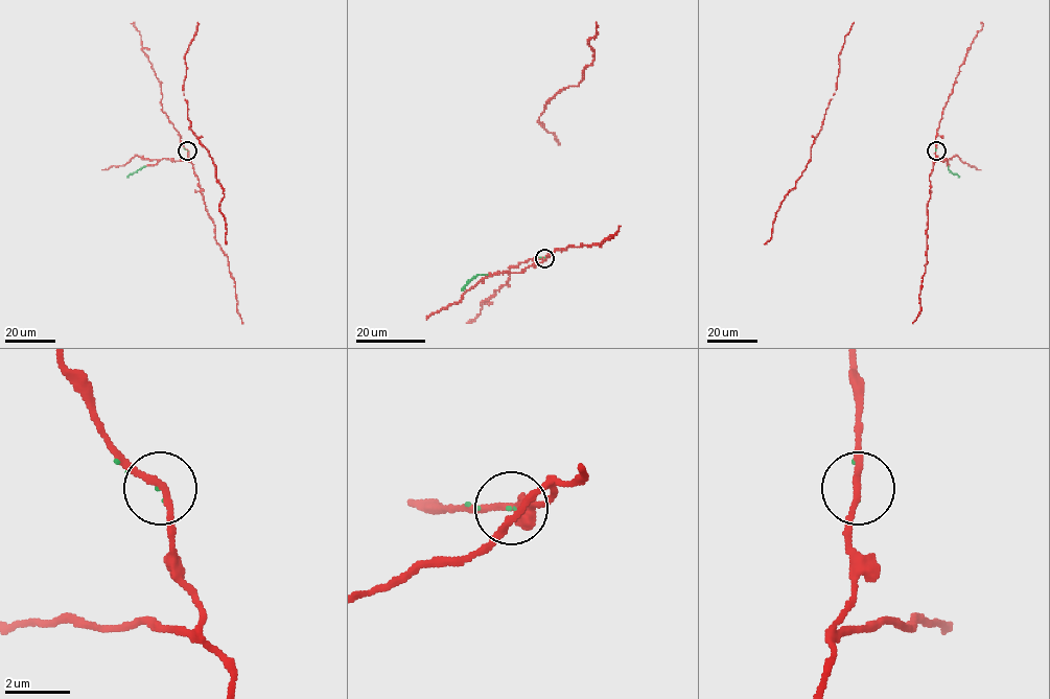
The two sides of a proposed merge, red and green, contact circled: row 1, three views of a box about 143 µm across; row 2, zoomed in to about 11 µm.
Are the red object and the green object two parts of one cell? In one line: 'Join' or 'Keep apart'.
Join

